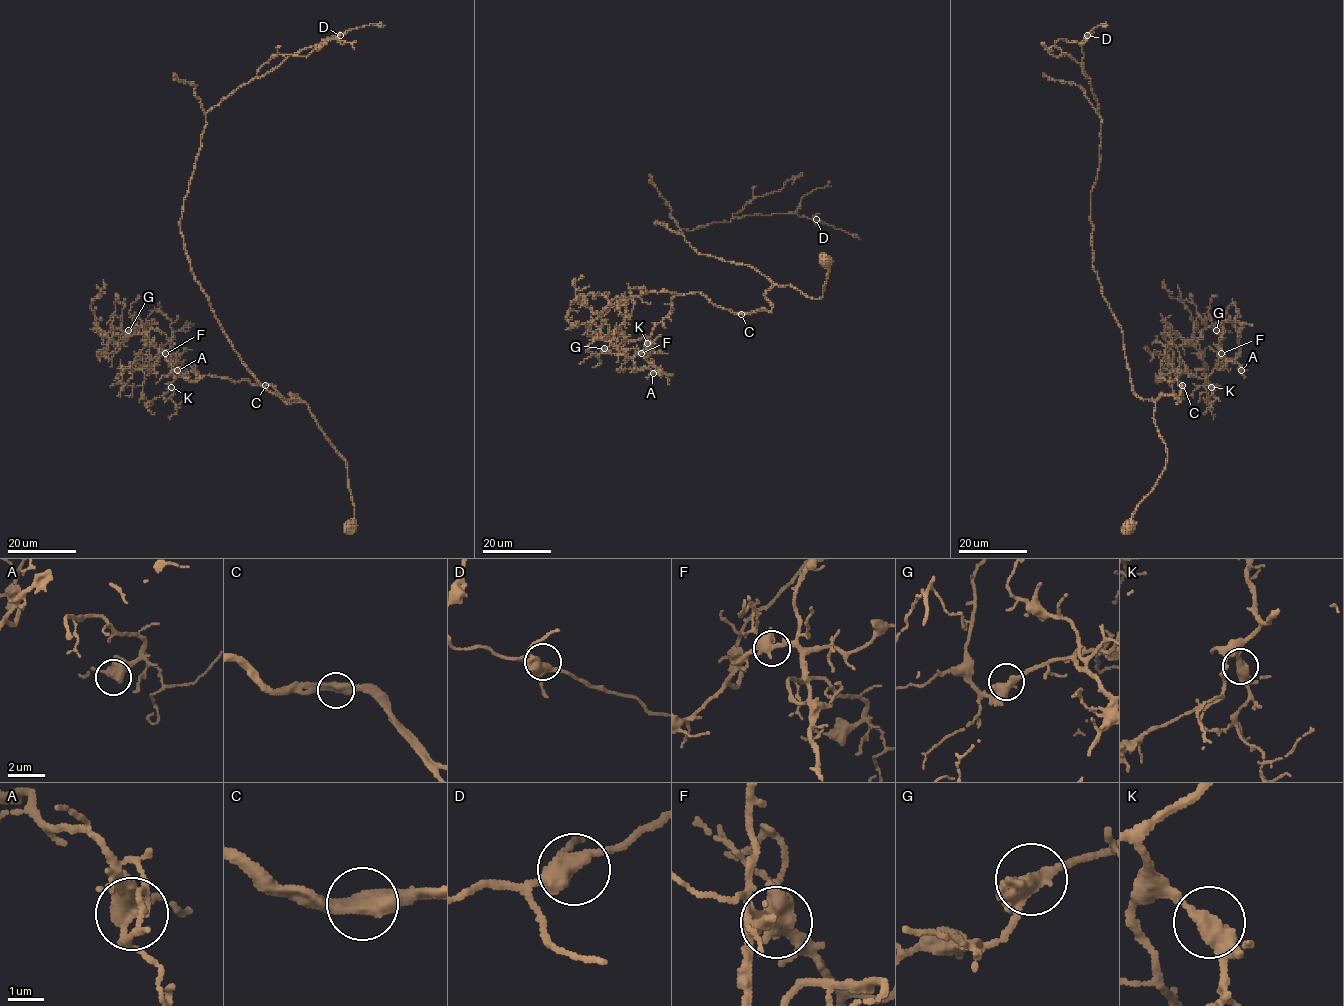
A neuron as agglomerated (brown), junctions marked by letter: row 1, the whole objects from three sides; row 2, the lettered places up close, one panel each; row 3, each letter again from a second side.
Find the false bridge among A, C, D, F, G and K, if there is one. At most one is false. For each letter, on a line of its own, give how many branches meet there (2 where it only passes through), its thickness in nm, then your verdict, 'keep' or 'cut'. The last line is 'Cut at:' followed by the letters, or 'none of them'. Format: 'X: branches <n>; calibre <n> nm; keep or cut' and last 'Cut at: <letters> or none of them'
A: branches 2; calibre 480 nm; keep
C: branches 2; calibre 480 nm; keep
D: branches 3; calibre 440 nm; keep
F: branches 3; calibre 440 nm; keep
G: branches 2; calibre 440 nm; keep
K: branches 2; calibre 460 nm; keep
Cut at: none of them

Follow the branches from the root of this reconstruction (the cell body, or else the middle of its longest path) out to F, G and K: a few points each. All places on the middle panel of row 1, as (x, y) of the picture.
F: (827, 263), (822, 297), (774, 285), (764, 295), (771, 310), (734, 314), (699, 292), (676, 294), (641, 353)
G: (827, 263), (822, 297), (774, 285), (771, 310), (643, 292), (604, 348)
K: (827, 263), (822, 297), (774, 285), (764, 295), (771, 310), (734, 314), (699, 292), (676, 294), (647, 343)

